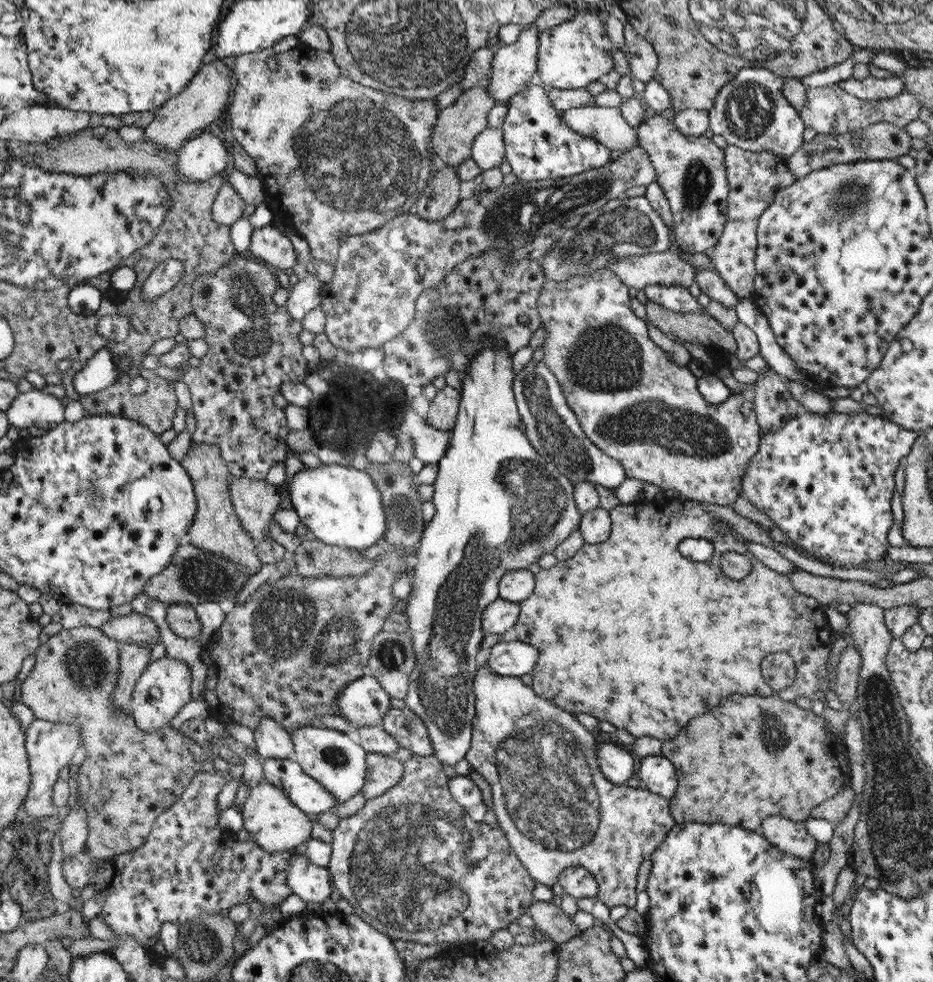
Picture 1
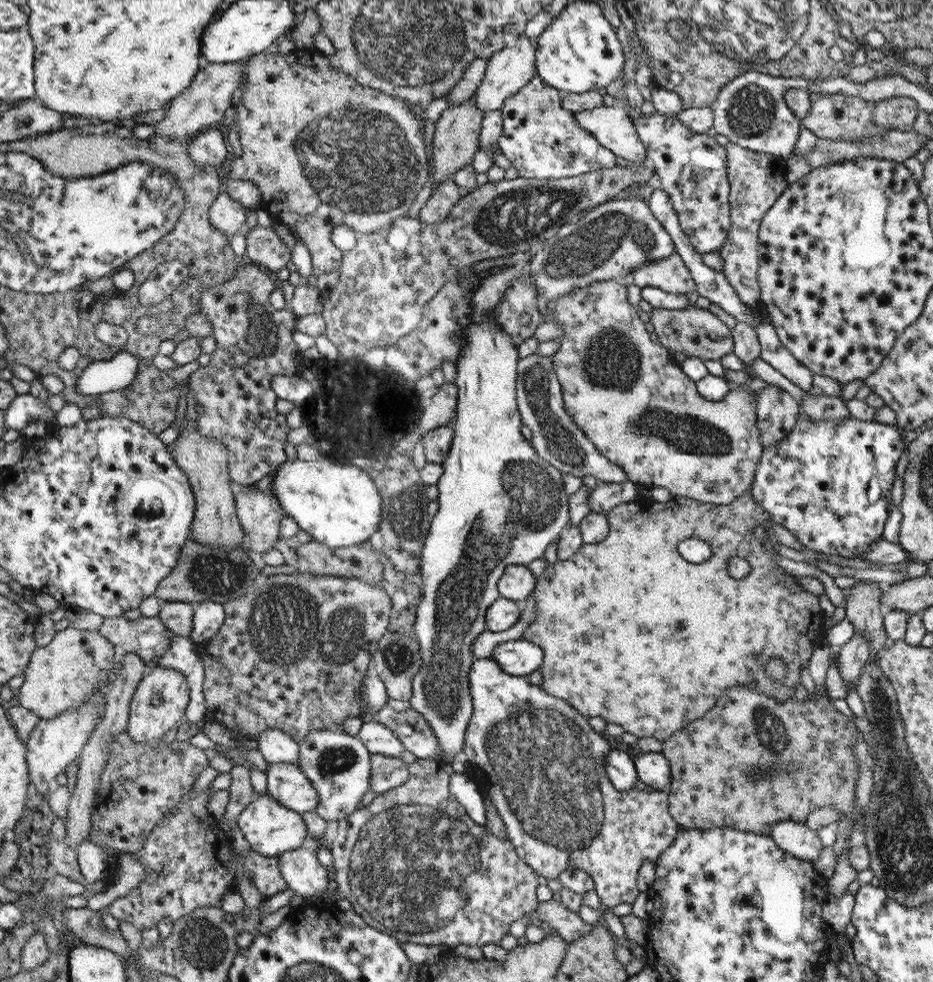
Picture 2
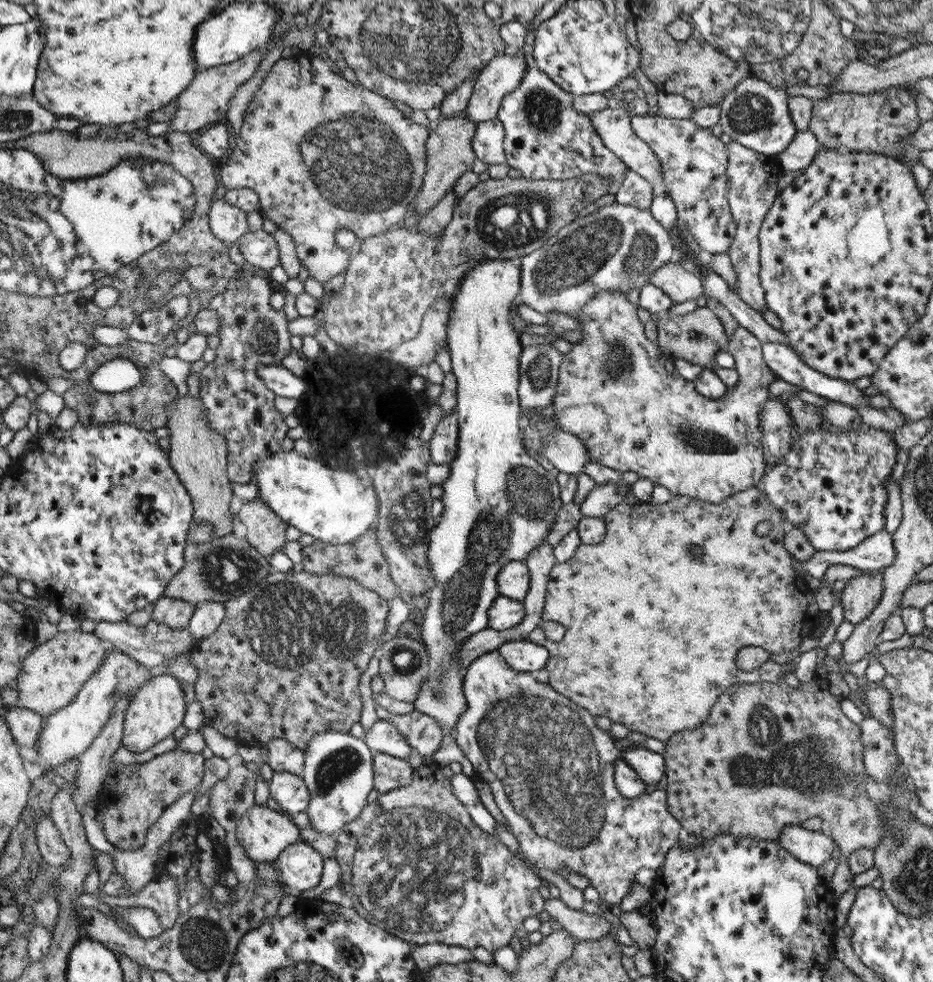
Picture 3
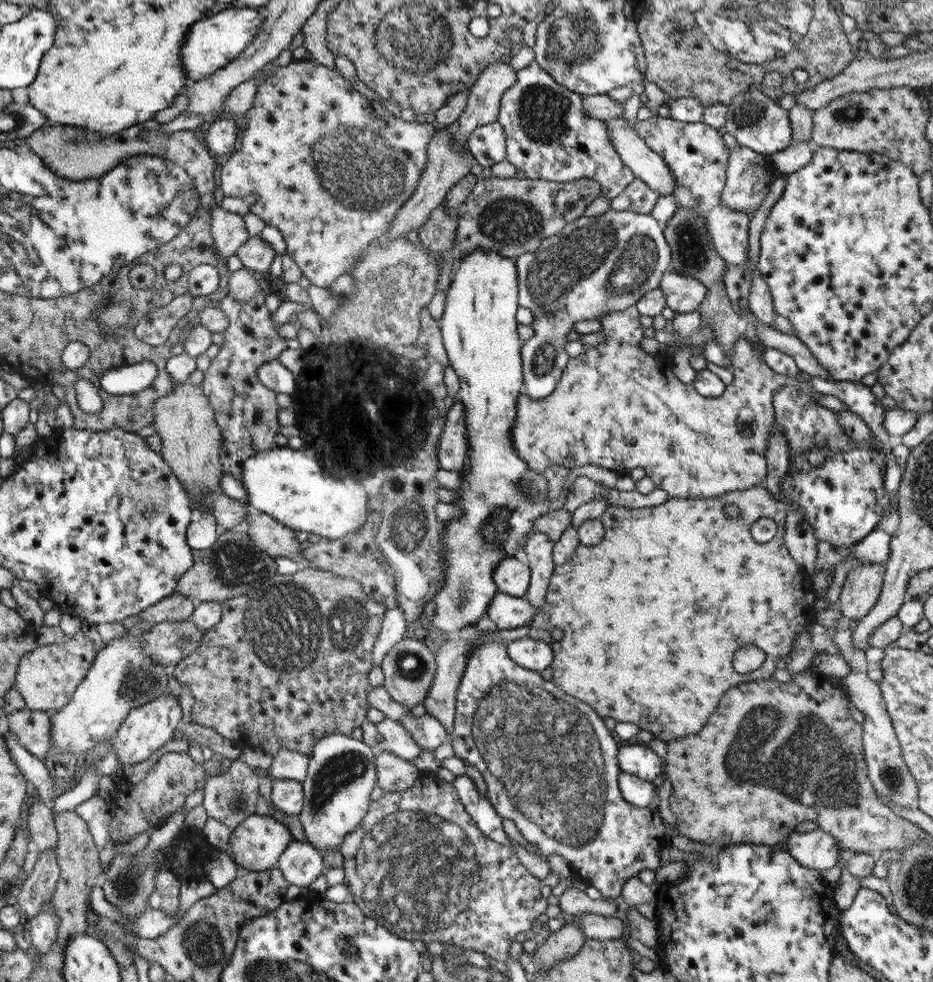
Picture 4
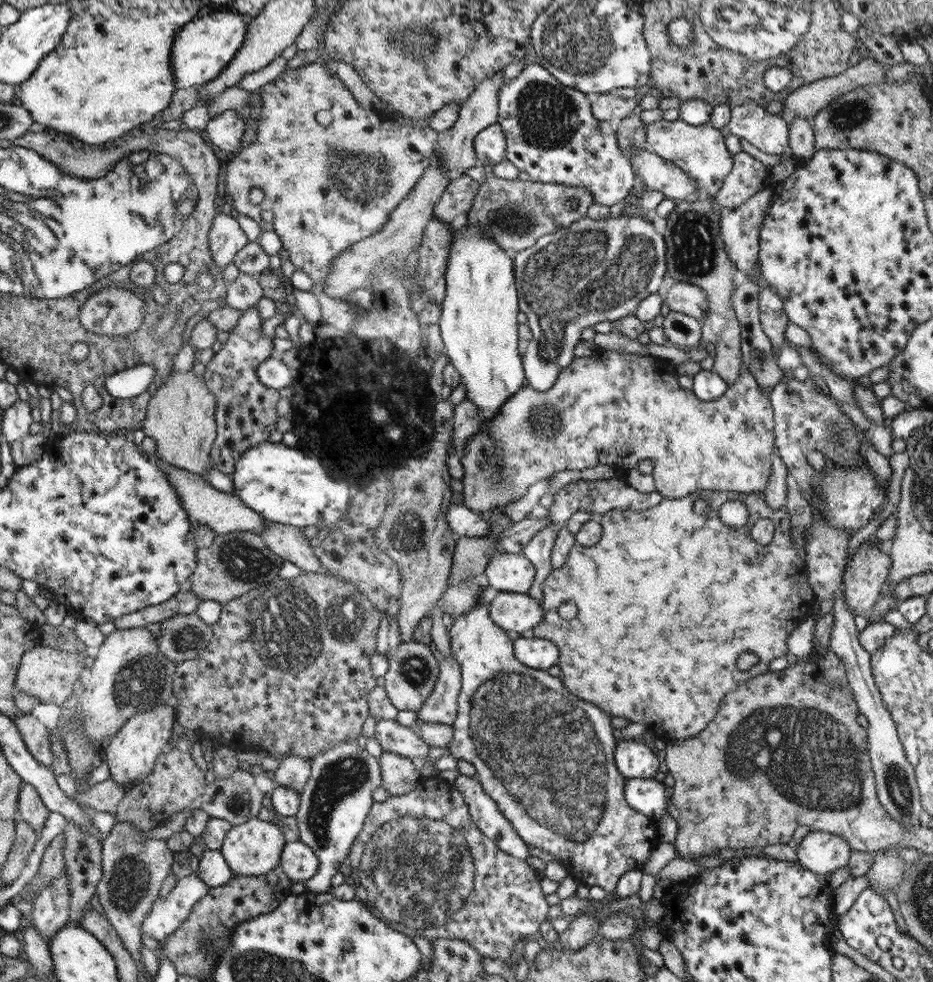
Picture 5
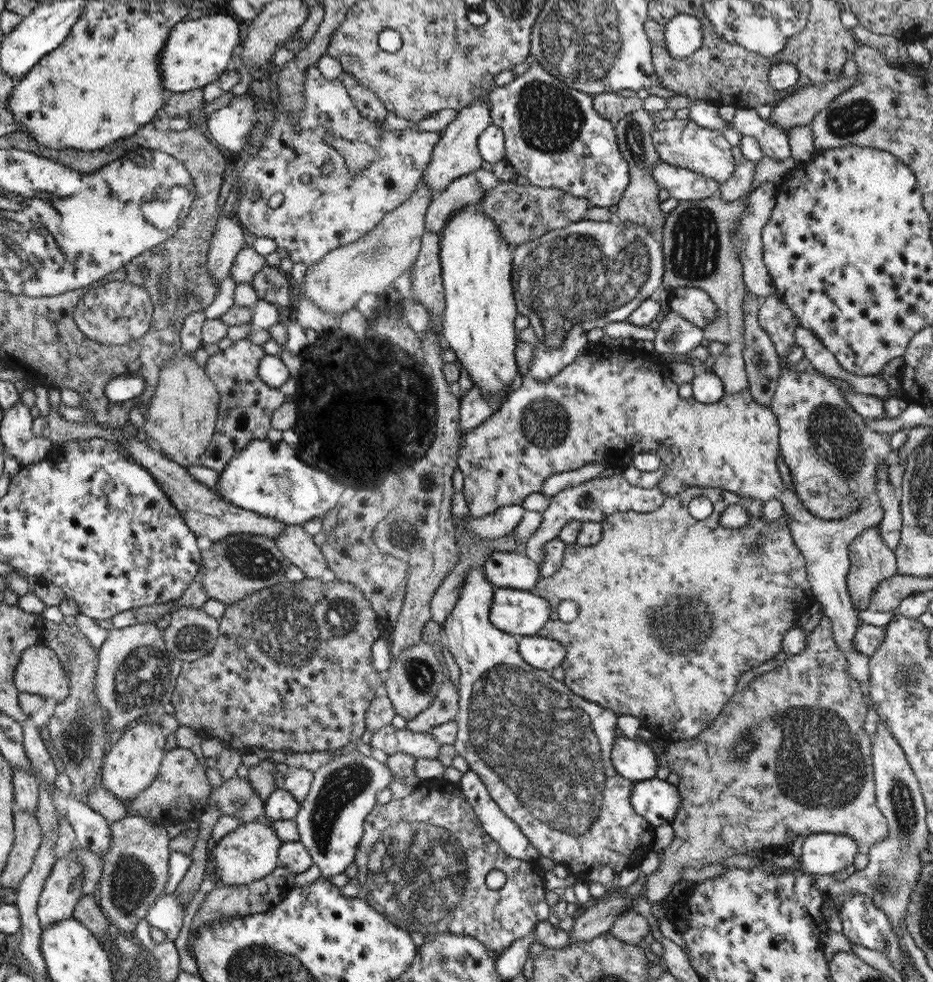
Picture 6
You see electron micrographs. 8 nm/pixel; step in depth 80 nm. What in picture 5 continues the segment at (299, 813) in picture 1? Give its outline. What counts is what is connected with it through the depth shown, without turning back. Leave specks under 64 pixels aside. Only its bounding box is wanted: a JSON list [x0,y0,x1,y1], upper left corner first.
[219,817,286,877]

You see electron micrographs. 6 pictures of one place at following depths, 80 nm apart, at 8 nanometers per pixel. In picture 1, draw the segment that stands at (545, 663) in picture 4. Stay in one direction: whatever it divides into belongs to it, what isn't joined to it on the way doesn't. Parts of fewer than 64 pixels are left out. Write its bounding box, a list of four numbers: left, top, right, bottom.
[487,640,539,677]

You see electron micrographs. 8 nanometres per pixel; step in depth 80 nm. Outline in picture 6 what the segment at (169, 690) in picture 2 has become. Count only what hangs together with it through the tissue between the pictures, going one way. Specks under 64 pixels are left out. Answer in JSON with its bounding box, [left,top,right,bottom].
[99,717,168,804]

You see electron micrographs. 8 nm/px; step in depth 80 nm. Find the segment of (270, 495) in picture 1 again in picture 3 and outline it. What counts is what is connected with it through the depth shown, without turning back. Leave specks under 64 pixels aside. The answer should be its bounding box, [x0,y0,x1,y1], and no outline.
[235,498,287,558]

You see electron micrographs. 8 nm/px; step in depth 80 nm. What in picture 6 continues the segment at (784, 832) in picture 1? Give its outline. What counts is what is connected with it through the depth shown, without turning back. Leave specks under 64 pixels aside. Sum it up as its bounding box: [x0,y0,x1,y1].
[800,834,859,875]

